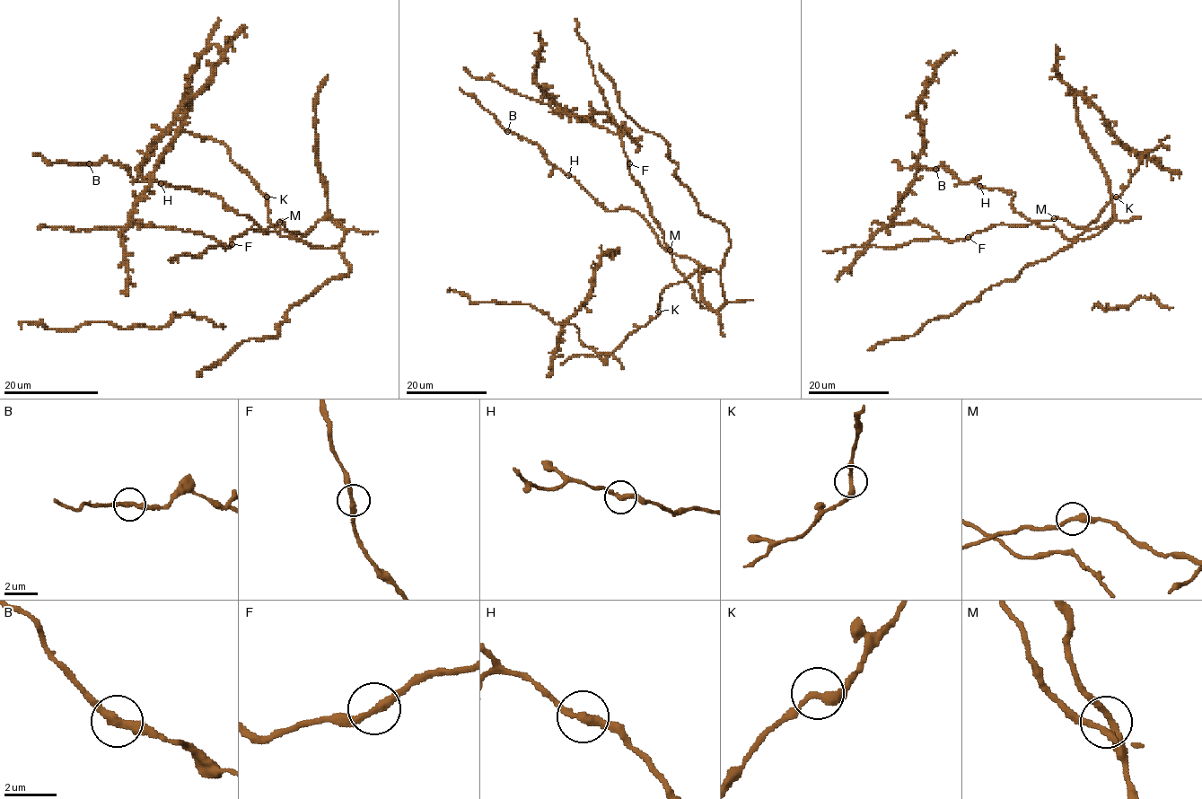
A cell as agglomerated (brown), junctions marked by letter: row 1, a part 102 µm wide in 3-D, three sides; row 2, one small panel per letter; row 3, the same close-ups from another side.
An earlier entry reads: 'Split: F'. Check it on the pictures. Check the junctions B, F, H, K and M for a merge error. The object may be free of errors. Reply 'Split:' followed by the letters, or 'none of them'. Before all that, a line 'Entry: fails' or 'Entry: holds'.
Entry: fails
Split: none of them

